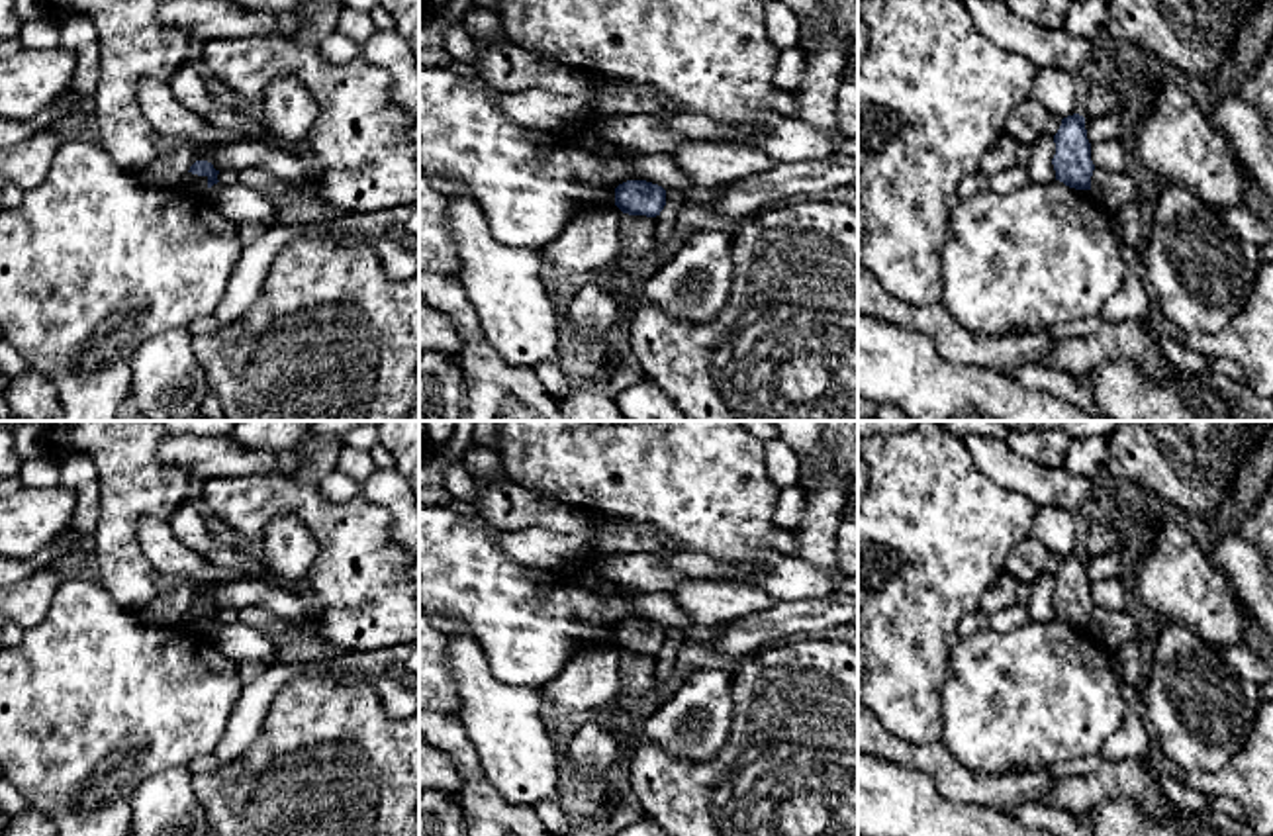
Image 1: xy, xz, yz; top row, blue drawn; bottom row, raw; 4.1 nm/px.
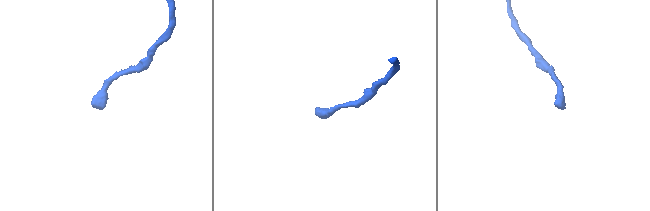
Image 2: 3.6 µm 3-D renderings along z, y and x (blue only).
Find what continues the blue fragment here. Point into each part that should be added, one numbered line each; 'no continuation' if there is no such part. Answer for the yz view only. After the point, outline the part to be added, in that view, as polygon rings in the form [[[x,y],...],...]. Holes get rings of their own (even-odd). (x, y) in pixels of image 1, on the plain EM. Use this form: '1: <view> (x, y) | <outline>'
no continuation

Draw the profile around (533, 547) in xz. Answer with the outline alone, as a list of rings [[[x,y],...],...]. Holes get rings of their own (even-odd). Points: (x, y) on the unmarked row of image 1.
[[[550,529],[501,531],[497,544],[509,558],[546,570],[574,568],[593,550],[586,538]]]

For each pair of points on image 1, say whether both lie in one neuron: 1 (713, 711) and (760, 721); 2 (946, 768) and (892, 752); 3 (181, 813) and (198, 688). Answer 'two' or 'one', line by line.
1: two
2: one
3: two

